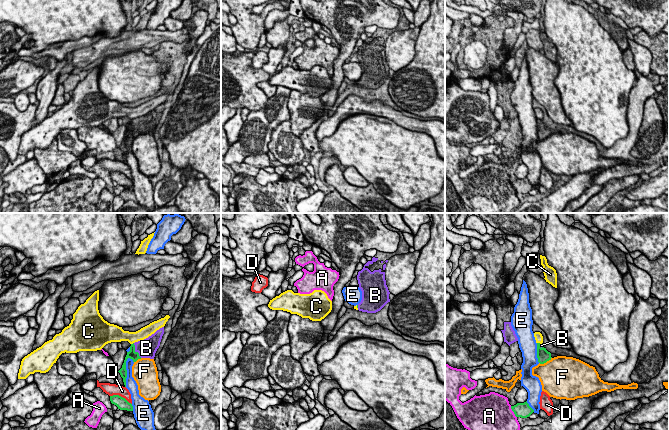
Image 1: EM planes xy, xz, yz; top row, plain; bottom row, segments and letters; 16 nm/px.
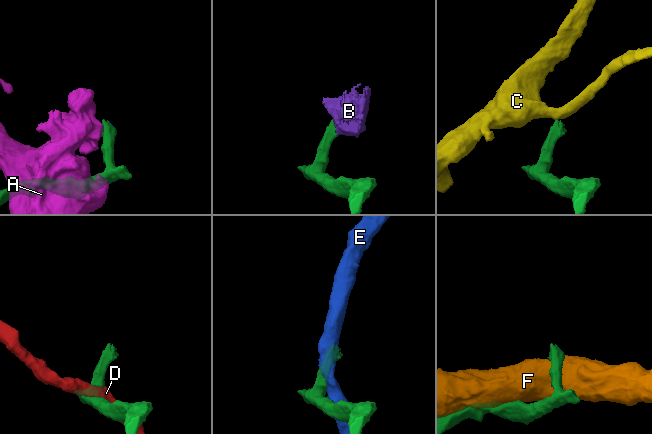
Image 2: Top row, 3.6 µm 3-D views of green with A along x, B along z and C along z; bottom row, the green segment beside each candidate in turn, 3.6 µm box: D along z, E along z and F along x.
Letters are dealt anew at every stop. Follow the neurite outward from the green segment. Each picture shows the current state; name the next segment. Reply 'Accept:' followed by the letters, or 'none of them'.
Accept: B

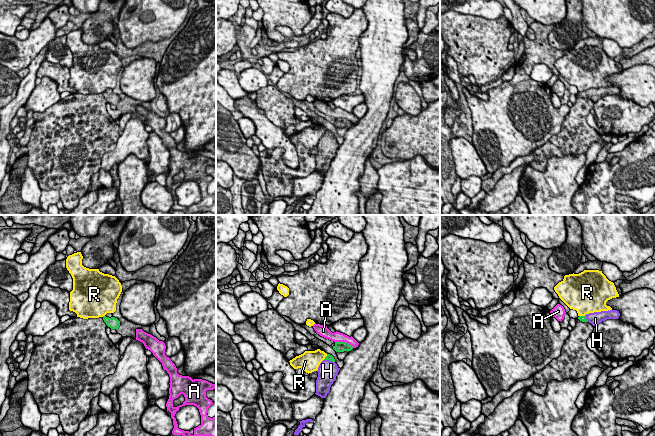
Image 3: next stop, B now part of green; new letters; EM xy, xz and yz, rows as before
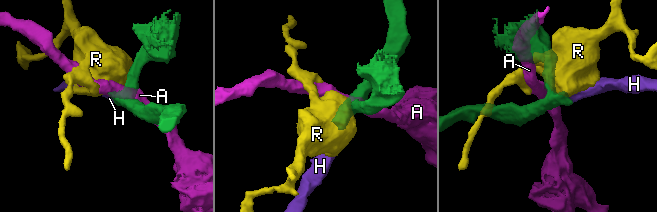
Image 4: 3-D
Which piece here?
Accept: H

